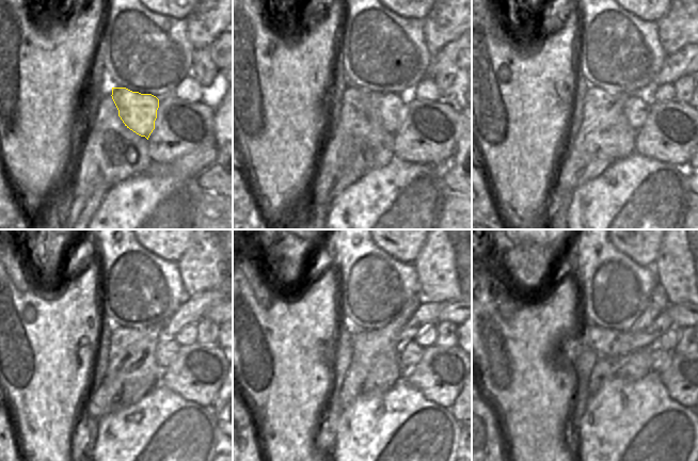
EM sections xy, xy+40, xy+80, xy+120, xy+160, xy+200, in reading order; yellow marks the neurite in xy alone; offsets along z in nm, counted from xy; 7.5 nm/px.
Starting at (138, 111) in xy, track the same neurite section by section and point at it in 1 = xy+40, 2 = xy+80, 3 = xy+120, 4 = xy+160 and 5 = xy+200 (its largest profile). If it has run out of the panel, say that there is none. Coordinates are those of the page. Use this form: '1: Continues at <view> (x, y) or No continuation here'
1: Continues at xy+40 (393, 110)
2: Continues at xy+80 (636, 109)
3: Continues at xy+120 (167, 350)
4: Continues at xy+160 (410, 353)
5: Continues at xy+200 (661, 359).

